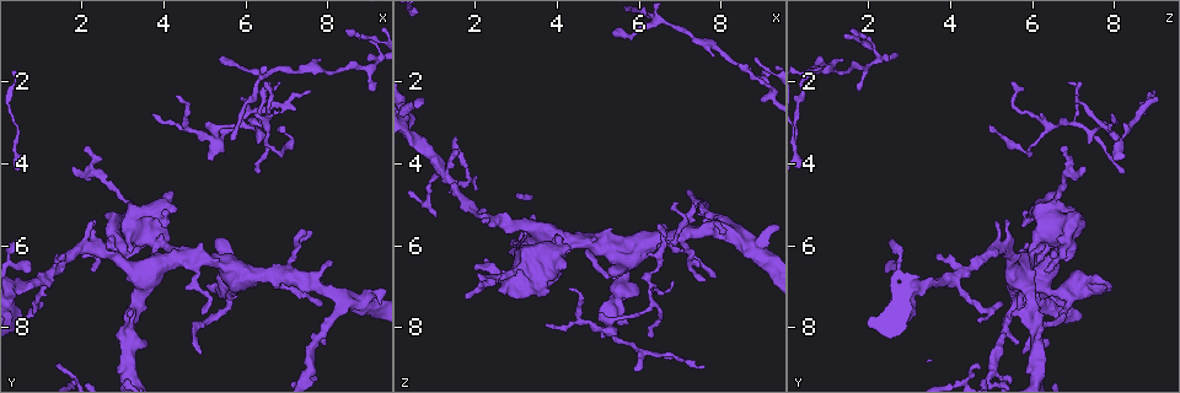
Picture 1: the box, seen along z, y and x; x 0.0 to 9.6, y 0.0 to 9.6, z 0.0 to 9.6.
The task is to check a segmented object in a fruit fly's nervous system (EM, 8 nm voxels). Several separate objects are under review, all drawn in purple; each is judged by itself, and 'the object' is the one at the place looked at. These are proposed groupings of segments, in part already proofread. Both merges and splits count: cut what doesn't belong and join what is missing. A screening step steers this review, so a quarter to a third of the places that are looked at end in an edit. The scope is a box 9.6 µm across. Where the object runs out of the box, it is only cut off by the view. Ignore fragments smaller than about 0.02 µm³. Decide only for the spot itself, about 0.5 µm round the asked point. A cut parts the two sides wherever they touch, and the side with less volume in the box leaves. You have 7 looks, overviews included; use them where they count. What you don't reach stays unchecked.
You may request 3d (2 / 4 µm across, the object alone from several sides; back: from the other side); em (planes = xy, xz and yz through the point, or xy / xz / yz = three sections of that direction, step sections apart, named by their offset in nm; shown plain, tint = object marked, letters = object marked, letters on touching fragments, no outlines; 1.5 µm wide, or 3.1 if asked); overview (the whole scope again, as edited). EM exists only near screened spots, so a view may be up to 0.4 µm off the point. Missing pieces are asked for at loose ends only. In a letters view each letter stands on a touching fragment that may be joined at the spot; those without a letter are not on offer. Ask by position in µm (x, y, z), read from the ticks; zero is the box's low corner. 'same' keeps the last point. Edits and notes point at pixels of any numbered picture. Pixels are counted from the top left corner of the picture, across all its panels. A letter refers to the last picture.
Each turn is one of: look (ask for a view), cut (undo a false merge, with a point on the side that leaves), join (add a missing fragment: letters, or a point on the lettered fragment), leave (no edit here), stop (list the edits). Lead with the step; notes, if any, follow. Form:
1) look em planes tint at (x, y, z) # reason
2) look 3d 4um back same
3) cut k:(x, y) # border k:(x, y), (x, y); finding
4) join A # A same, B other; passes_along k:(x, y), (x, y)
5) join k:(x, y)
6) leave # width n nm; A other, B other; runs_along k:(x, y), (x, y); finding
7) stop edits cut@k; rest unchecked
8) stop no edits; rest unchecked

look em xz step 4 letters at (2.10, 3.60, 6.85) # free end

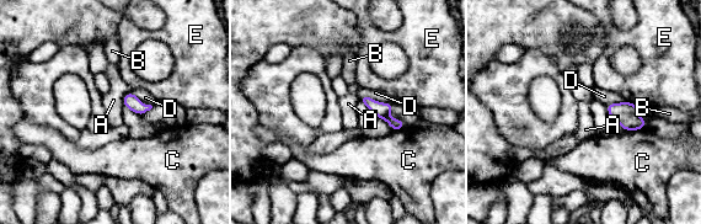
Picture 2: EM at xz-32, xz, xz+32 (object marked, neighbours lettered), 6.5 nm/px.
look em planes letters same

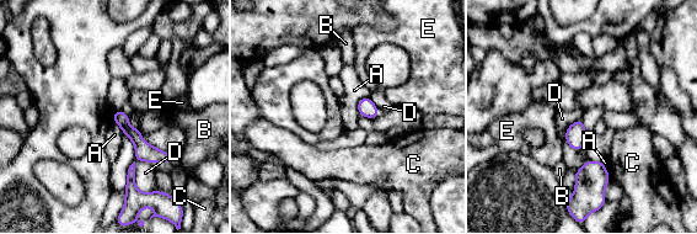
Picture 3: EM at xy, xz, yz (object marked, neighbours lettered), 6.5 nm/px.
leave # A other, B other, C other, D other, E other; runs_along 3:(118, 113), (139, 142), (130, 185); none of them fits

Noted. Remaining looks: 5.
look 3d 2um at (3.70, 2.75, 7.95) # thin end

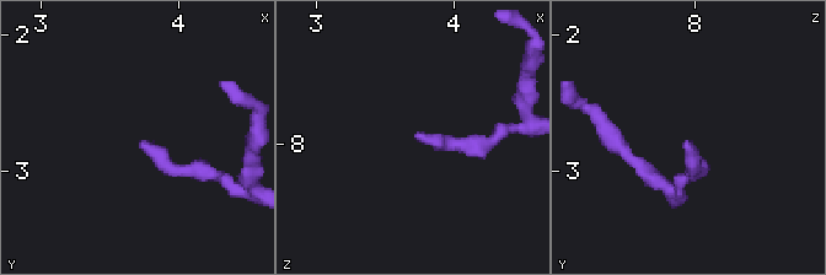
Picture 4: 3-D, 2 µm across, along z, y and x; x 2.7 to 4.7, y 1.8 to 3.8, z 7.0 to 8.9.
look em planes tint at (3.74, 2.82, 7.94) # shape alone is not enough

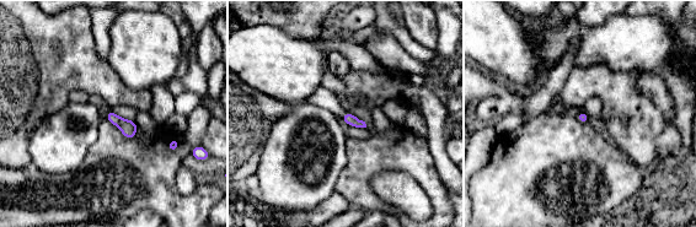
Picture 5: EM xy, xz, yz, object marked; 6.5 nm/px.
look em planes letters same # see the neighbours

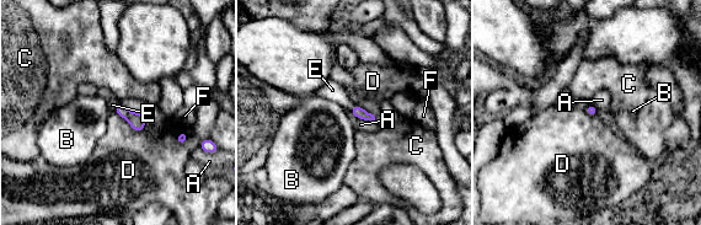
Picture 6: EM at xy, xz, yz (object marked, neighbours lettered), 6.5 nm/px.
join E # width 70 nm; A other, B other, C other, D other, E same, F other; the neuron continues

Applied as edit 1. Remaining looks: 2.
stop edits join@6; rest unchecked

